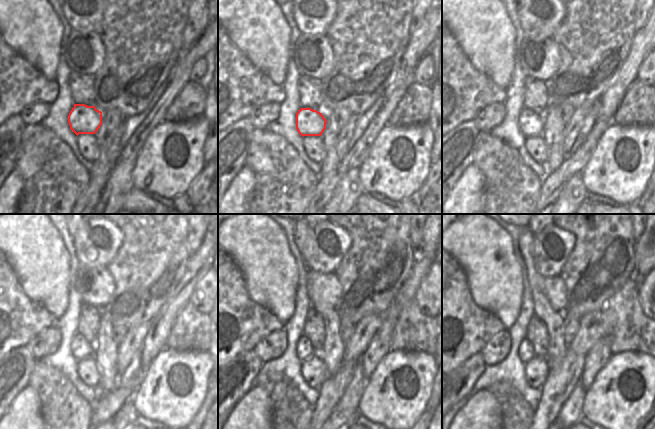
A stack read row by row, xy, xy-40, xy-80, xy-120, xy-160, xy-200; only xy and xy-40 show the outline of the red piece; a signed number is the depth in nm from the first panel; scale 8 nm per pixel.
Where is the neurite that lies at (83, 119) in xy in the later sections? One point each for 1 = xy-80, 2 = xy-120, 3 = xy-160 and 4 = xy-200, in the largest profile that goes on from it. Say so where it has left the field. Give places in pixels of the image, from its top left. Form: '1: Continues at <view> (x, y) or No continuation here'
1: Continues at xy-80 (531, 124)
2: Continues at xy-120 (81, 348)
3: Continues at xy-160 (304, 350)
4: Continues at xy-200 (525, 352).

